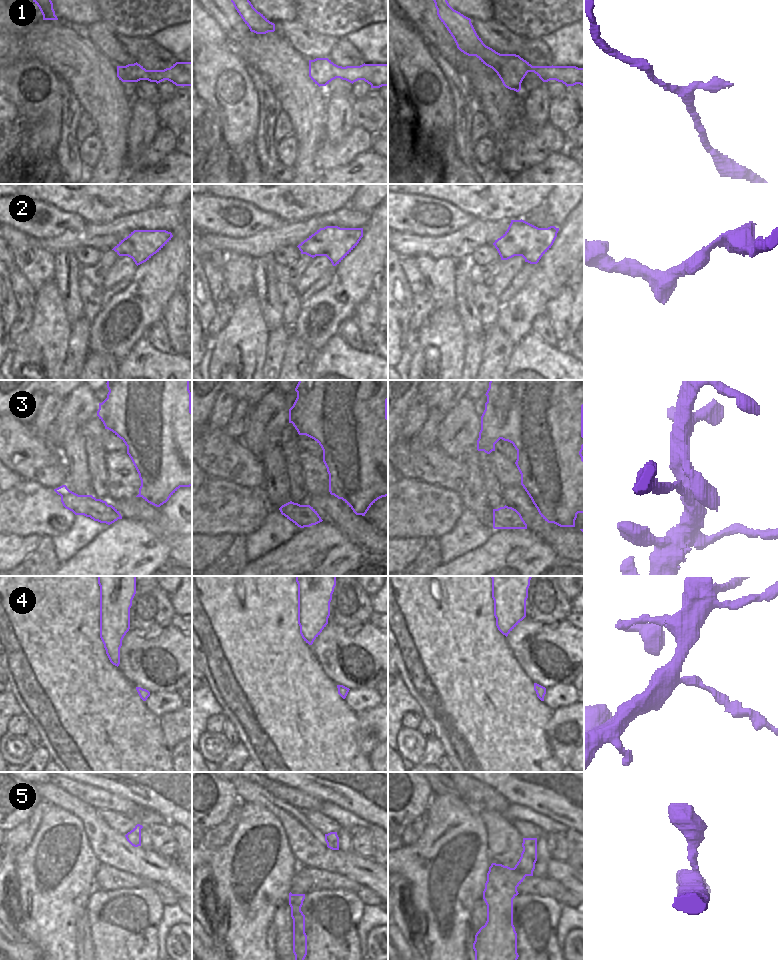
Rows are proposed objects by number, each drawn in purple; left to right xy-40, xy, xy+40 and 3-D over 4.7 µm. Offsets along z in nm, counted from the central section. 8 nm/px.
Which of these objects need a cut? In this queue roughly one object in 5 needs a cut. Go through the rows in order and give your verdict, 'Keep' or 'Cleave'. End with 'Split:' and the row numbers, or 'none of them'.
1: Keep
2: Keep
3: Keep
4: Cleave
5: Keep
Split: 4

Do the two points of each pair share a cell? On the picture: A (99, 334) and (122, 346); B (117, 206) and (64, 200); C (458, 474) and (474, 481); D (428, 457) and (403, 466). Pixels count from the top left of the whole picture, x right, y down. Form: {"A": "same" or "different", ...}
{"A": "same", "B": "same", "C": "different", "D": "same"}

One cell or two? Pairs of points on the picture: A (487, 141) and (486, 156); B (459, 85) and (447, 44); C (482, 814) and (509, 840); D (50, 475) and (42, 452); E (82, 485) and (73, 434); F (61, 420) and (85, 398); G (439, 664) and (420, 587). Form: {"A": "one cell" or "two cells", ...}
{"A": "one cell", "B": "two cells", "C": "one cell", "D": "one cell", "E": "one cell", "F": "one cell", "G": "one cell"}

